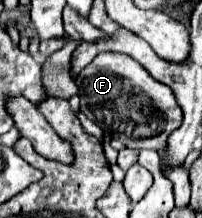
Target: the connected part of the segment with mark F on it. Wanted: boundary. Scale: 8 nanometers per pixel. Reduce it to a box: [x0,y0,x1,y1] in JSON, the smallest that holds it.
[74,54,182,152]

